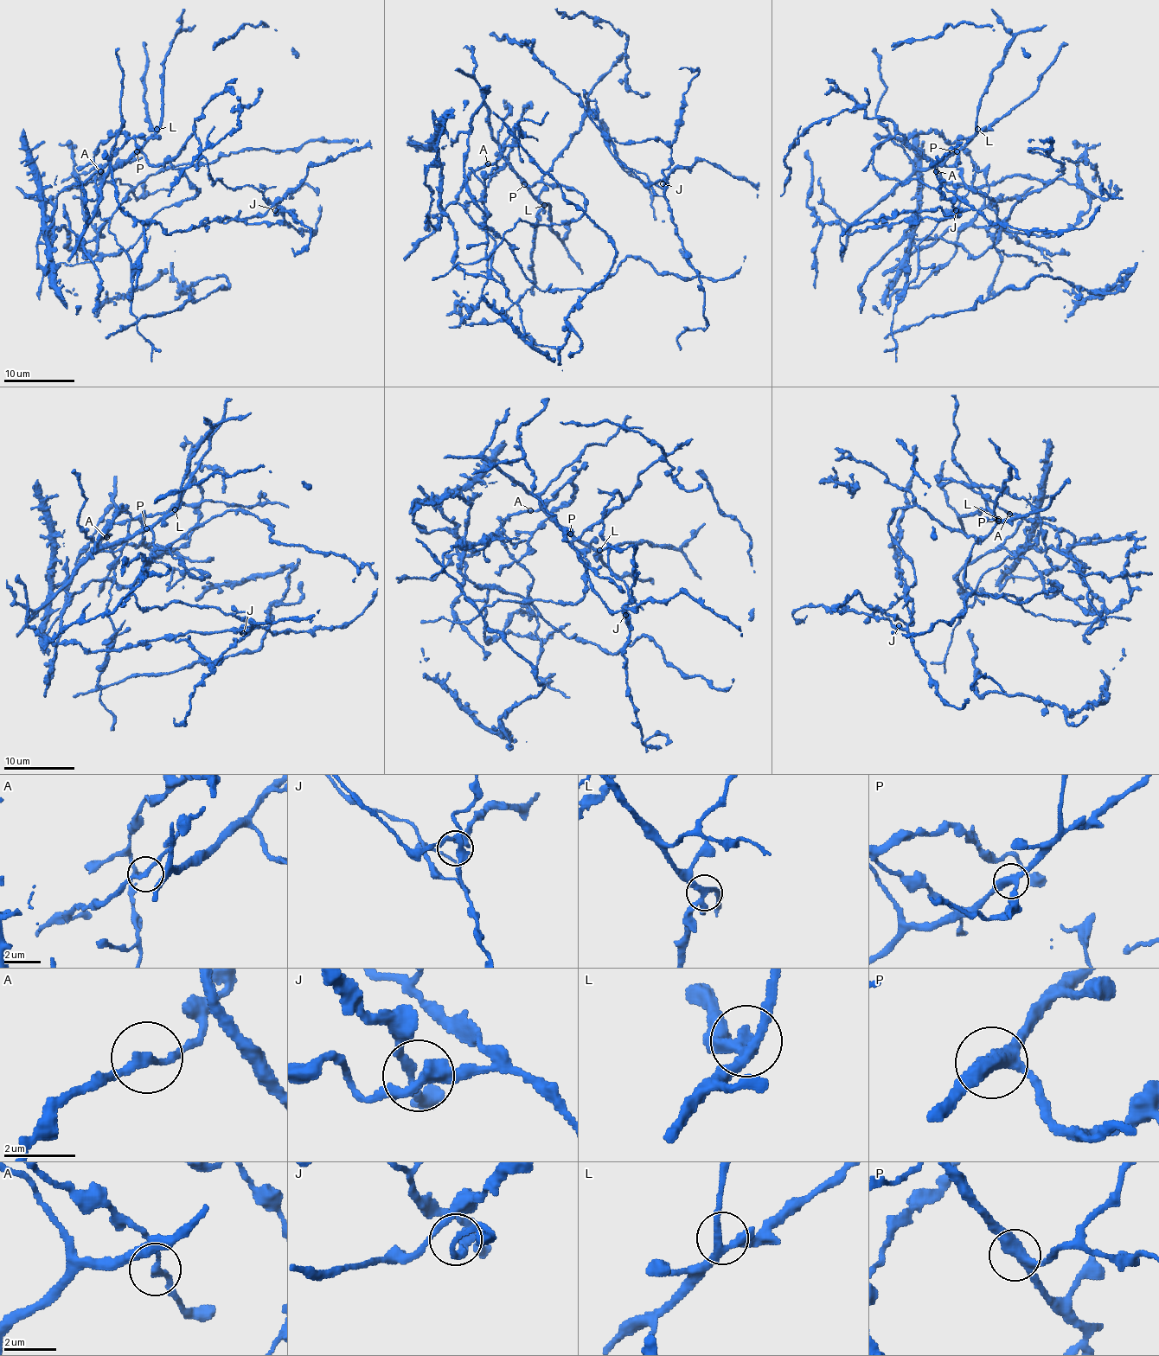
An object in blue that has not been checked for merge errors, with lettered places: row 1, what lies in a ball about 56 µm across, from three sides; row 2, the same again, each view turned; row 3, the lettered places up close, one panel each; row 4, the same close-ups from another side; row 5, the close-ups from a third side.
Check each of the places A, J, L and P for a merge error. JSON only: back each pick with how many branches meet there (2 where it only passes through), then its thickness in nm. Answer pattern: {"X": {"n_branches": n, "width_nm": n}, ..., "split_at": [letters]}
{"A": {"n_branches": 2, "width_nm": 200}, "split_at": ["A"]}

